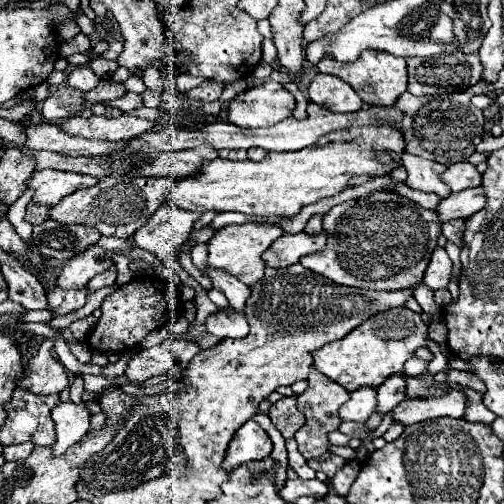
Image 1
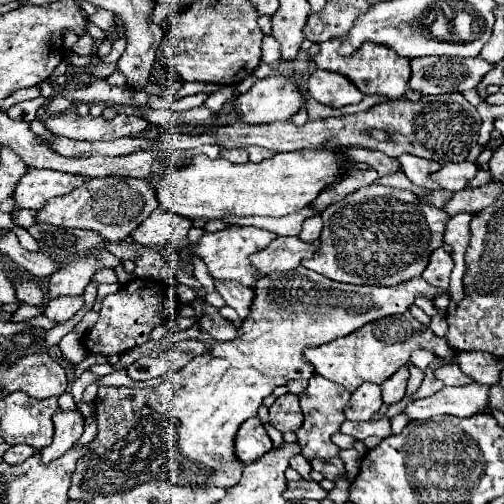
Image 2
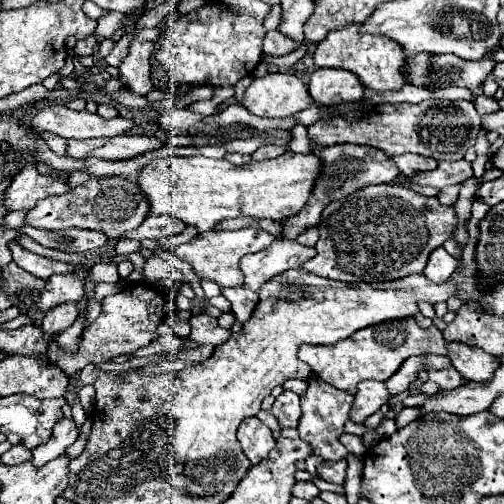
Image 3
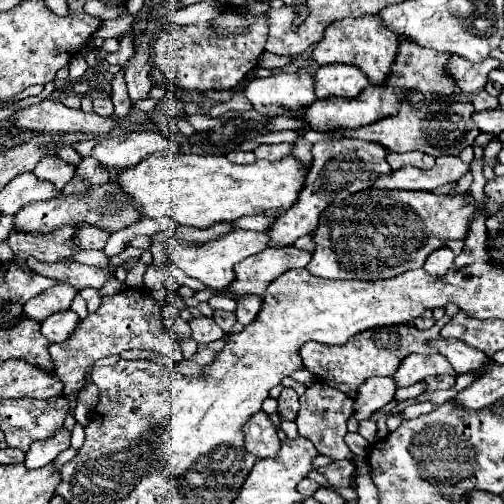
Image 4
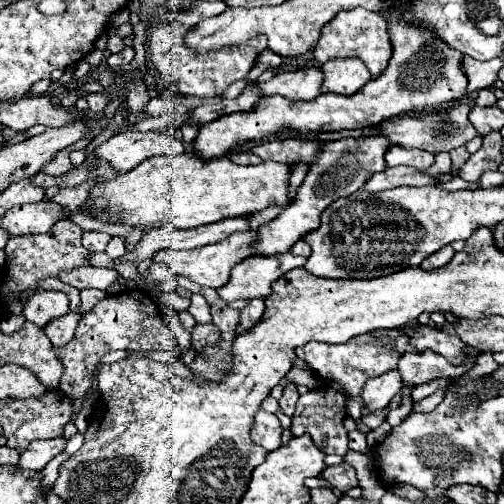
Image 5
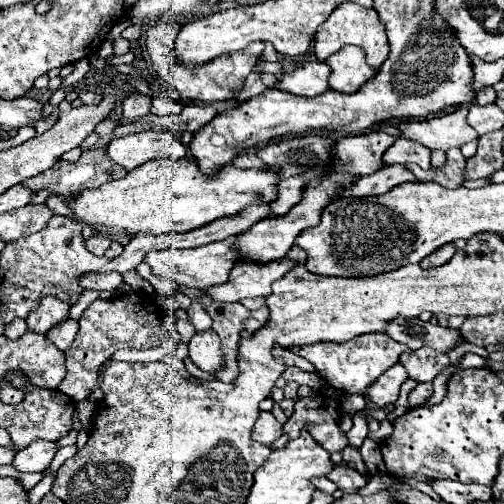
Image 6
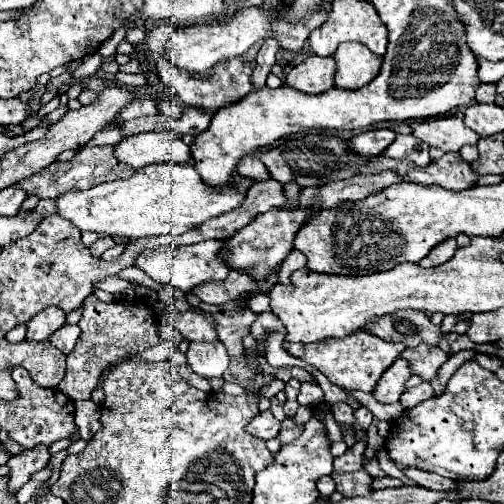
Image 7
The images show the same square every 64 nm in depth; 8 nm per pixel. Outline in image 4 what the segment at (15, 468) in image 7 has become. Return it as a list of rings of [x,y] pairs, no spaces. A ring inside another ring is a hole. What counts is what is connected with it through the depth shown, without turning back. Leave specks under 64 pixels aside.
[[[60,428],[52,438],[34,442],[30,446],[30,450],[26,452],[24,466],[26,468],[42,468],[42,466],[50,464],[66,448],[70,448],[70,432]]]

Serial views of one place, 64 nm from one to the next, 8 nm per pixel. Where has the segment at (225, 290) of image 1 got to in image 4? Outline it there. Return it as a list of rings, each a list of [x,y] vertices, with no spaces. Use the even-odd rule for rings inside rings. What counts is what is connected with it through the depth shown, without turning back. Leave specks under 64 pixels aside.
[[[244,296],[244,298],[236,298],[234,300],[238,302],[238,308],[236,308],[236,318],[238,322],[244,326],[244,324],[252,324],[252,320],[256,320],[260,308],[262,308],[262,298],[258,296]]]

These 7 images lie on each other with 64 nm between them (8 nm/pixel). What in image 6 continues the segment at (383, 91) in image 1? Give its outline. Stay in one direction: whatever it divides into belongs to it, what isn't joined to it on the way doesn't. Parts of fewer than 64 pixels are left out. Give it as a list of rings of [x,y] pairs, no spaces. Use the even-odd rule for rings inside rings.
[[[352,2],[340,4],[340,8],[336,8],[330,14],[330,18],[316,30],[314,56],[318,60],[326,60],[334,52],[338,52],[340,46],[344,46],[344,44],[356,44],[356,46],[364,48],[366,54],[368,54],[368,64],[374,66],[376,70],[382,66],[382,62],[388,56],[388,38],[386,38],[386,28],[380,22],[374,8],[364,8],[364,6],[358,6],[358,4],[352,4]]]

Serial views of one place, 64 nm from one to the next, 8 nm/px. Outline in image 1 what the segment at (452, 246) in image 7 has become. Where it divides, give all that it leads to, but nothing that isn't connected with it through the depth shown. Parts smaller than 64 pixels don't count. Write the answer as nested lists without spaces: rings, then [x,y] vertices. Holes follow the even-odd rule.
[[[436,248],[436,252],[432,252],[432,260],[424,272],[422,282],[432,290],[442,290],[448,288],[450,274],[452,274],[452,260],[448,258],[444,248]]]

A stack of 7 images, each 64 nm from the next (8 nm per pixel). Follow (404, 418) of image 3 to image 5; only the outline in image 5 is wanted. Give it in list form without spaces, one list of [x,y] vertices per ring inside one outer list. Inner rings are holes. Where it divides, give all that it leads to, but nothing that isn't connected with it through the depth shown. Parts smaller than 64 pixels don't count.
[[[438,388],[434,394],[430,394],[428,398],[424,398],[422,402],[418,402],[418,404],[414,404],[414,412],[430,412],[430,410],[434,410],[440,402],[444,400],[444,388]]]

